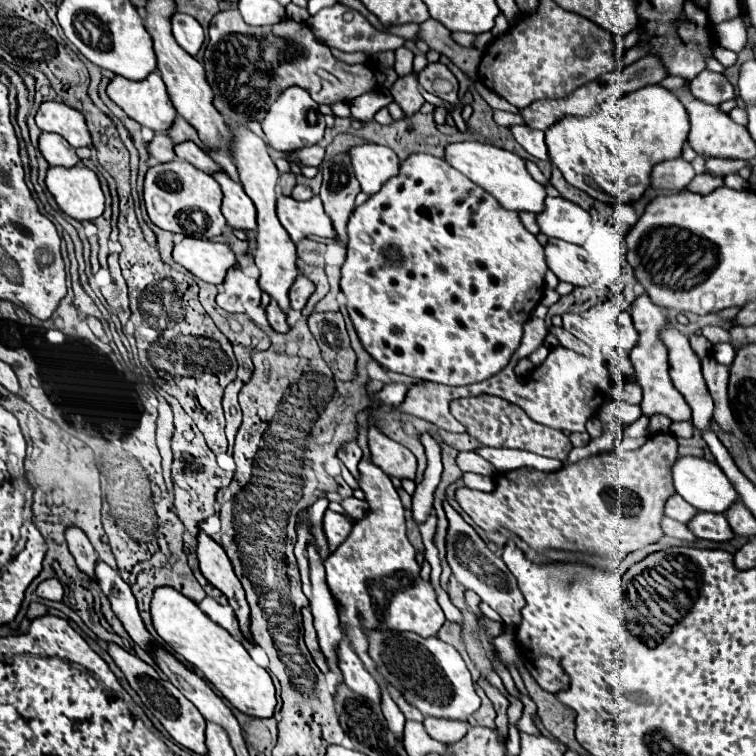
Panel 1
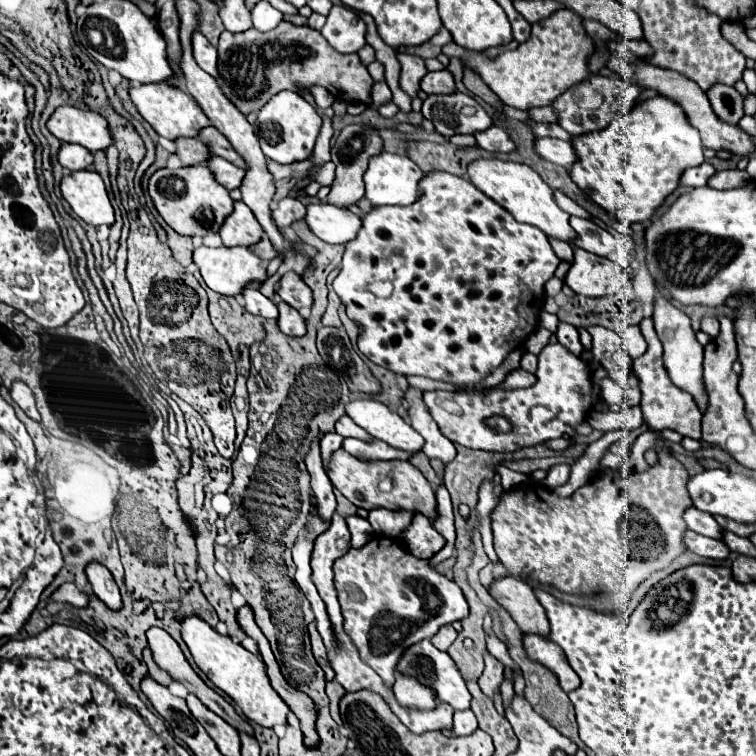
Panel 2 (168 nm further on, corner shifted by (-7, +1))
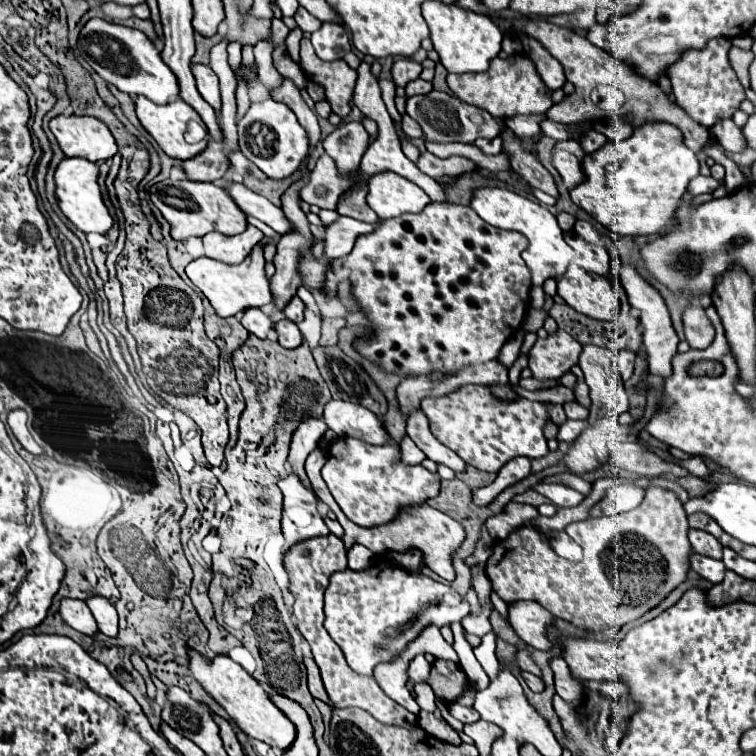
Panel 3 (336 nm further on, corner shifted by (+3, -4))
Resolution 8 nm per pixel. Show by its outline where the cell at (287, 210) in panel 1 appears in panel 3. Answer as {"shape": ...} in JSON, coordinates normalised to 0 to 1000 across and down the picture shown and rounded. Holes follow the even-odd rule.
{"shape":[[[447,288],[437,299],[431,299],[431,339],[434,341],[458,341],[474,312],[495,307],[492,296],[474,294],[466,288]]]}

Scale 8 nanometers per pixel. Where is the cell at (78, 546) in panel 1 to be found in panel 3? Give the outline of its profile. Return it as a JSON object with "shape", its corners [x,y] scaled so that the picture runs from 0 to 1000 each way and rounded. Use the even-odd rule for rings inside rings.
{"shape":[[[122,788],[116,796],[116,804],[130,825],[130,833],[138,839],[138,841],[146,841],[146,844],[153,844],[156,841],[156,812],[153,812],[153,804],[140,794],[140,791],[132,791],[132,788]]]}

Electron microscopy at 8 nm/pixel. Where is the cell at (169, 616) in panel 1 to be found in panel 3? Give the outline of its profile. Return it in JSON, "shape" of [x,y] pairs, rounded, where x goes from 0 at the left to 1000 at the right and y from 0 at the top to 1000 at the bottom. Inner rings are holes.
{"shape":[[[251,860],[251,889],[267,905],[267,910],[304,944],[304,950],[328,976],[347,979],[357,989],[368,989],[370,995],[384,989],[392,974],[389,958],[360,931],[352,913],[320,881],[315,881],[302,868],[286,868],[283,873],[272,873],[262,868],[262,862]]]}

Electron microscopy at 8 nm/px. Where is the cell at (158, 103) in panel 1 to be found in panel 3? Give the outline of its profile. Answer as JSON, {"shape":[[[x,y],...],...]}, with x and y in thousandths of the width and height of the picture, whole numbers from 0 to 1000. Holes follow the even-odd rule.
{"shape":[[[183,127],[180,132],[180,151],[188,161],[188,167],[198,175],[198,180],[209,188],[209,193],[233,212],[249,212],[262,206],[272,190],[275,183],[270,183],[262,190],[249,190],[243,185],[243,177],[249,172],[249,161],[259,159],[267,161],[265,153],[257,148],[254,140],[249,140],[243,132],[230,132],[220,140],[209,140],[201,132]]]}

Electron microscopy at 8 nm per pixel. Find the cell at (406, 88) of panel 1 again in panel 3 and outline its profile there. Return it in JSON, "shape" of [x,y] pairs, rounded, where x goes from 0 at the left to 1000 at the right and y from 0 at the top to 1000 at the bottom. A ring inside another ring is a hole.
{"shape":[[[529,77],[519,87],[519,103],[524,114],[537,114],[540,108],[550,106],[558,95],[558,87],[542,77]]]}

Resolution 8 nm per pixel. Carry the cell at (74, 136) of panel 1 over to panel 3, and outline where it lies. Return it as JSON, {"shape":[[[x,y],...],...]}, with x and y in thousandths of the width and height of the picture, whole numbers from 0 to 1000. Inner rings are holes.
{"shape":[[[74,153],[66,159],[82,201],[95,209],[106,206],[119,214],[143,212],[156,201],[153,185],[143,167],[124,153]]]}

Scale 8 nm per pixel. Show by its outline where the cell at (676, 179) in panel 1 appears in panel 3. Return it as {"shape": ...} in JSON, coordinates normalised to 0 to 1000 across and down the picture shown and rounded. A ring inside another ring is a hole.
{"shape":[[[921,233],[913,246],[910,246],[910,254],[923,259],[923,257],[934,257],[934,254],[944,254],[947,249],[952,246],[950,238],[944,238],[942,233]]]}

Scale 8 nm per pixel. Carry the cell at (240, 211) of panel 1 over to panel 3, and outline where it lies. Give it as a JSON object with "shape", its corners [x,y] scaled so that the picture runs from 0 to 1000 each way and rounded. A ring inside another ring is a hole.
{"shape":[[[328,299],[315,312],[296,312],[288,307],[278,307],[267,317],[270,317],[275,341],[291,344],[299,349],[317,349],[336,331],[336,325],[347,317],[347,307],[336,299]]]}

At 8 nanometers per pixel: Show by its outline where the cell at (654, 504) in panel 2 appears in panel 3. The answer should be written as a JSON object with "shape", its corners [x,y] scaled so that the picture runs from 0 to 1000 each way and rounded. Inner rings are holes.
{"shape":[[[860,643],[849,667],[841,675],[817,683],[778,685],[772,690],[759,690],[749,696],[749,706],[770,722],[772,738],[767,743],[751,743],[735,735],[709,698],[688,696],[669,714],[653,720],[653,730],[643,746],[643,759],[651,770],[653,783],[669,799],[680,799],[685,794],[706,794],[717,804],[728,807],[730,815],[743,817],[767,833],[810,833],[810,839],[817,839],[825,825],[839,823],[857,807],[868,804],[892,778],[897,778],[907,767],[915,730],[915,722],[910,717],[910,701],[910,685],[894,653],[878,646]]]}

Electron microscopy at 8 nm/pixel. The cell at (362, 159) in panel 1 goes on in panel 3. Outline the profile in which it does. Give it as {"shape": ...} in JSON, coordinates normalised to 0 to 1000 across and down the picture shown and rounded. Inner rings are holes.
{"shape":[[[505,228],[487,238],[487,272],[503,291],[524,288],[537,280],[558,280],[569,270],[566,257],[548,241],[521,228]]]}

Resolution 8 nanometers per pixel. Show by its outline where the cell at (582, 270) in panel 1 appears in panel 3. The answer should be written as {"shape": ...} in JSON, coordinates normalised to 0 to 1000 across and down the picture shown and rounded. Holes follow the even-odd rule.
{"shape":[[[754,352],[738,373],[738,389],[746,399],[786,423],[815,423],[820,413],[817,392],[802,365],[788,368],[765,352]]]}

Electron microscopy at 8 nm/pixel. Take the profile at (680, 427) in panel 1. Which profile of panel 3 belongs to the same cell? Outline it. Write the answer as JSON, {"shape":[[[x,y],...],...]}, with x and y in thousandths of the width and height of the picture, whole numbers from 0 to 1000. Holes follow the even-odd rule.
{"shape":[[[914,603],[907,608],[897,608],[897,614],[907,619],[913,627],[917,627],[925,632],[934,634],[939,627],[939,622],[935,619],[926,603]]]}

